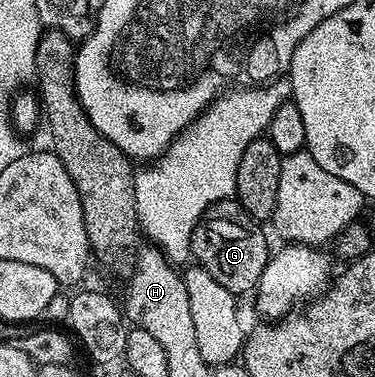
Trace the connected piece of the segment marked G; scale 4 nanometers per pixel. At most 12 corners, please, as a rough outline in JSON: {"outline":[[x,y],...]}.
{"outline":[[236,199],[210,205],[192,260],[234,295],[252,294],[271,256]]}

